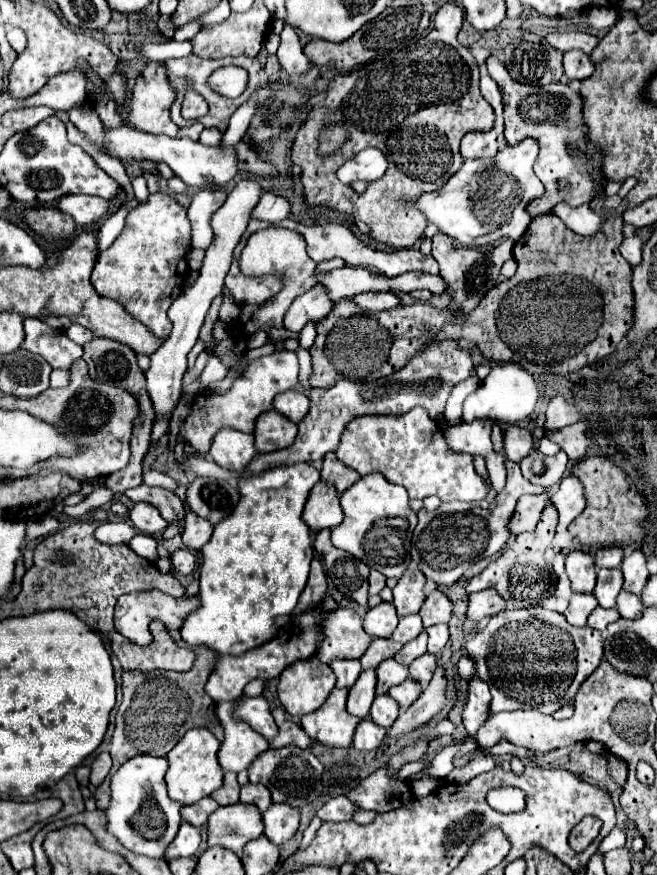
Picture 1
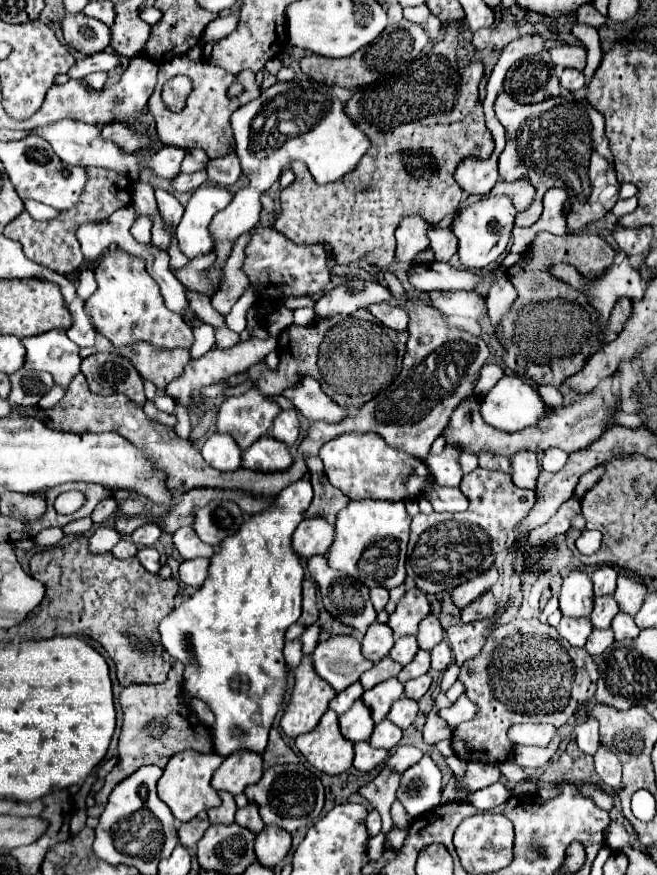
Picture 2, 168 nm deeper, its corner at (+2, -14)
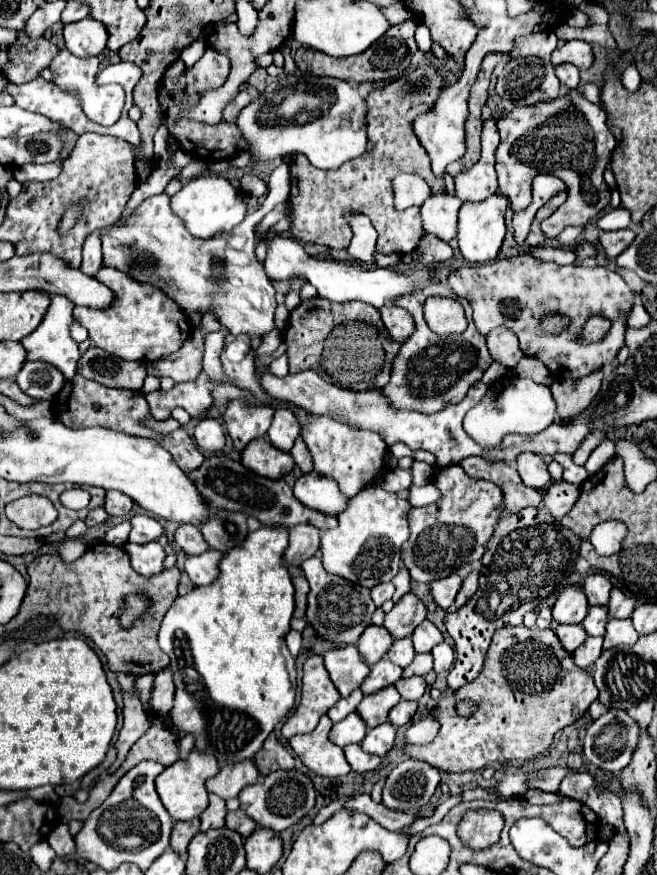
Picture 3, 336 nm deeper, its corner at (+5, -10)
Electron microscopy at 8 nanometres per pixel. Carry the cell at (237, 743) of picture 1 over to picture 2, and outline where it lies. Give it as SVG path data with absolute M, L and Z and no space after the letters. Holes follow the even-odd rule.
M237 750L225 758L225 762L213 774L213 788L227 790L229 794L241 794L249 784L255 784L263 776L263 758L251 750Z

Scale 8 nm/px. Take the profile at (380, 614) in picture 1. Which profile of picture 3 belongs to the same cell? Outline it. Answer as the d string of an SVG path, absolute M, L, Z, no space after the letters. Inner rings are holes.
M368 626L362 634L362 638L358 640L358 652L362 656L362 660L366 664L376 664L380 658L386 656L386 652L390 650L394 638L392 634L384 628L384 626Z

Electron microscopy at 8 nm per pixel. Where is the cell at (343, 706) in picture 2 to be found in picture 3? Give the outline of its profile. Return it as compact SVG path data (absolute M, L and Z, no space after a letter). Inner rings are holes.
M356 690L354 694L350 694L350 698L340 698L338 704L328 712L330 720L332 720L332 722L340 722L340 720L344 720L348 714L352 714L352 712L356 710L356 706L360 704L362 698L364 698L364 694L362 694L360 690Z

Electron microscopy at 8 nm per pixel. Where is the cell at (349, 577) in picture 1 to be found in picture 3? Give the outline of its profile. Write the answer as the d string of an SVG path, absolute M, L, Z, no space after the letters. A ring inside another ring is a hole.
M312 556L306 562L302 562L300 568L304 572L304 578L310 584L306 622L314 628L318 638L330 640L340 646L356 644L360 634L372 624L372 614L376 610L376 604L370 598L370 590L362 588L354 582L346 582L344 578L326 574L322 570L322 560L318 556Z

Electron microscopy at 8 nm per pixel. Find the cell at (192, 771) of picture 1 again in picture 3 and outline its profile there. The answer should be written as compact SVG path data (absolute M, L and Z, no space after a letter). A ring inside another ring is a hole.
M196 750L190 752L186 762L174 762L172 766L164 768L164 772L160 772L156 776L156 790L158 790L158 796L164 804L164 808L168 810L168 814L174 820L198 818L208 806L208 792L204 788L204 782L216 774L218 774L218 762L214 762L214 758L210 758L210 754L198 754Z

